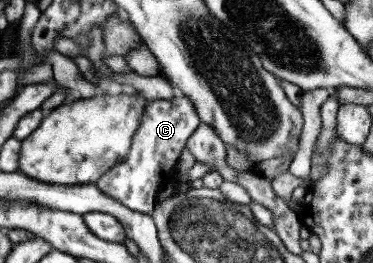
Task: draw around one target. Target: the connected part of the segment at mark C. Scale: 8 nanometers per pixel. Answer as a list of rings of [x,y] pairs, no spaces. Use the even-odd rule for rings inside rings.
[[[183,95],[173,96],[169,100],[151,101],[141,111],[141,124],[137,125],[137,131],[133,133],[129,151],[96,180],[95,186],[129,211],[150,216],[156,203],[157,192],[175,179],[174,167],[179,154],[199,123],[193,103]]]

